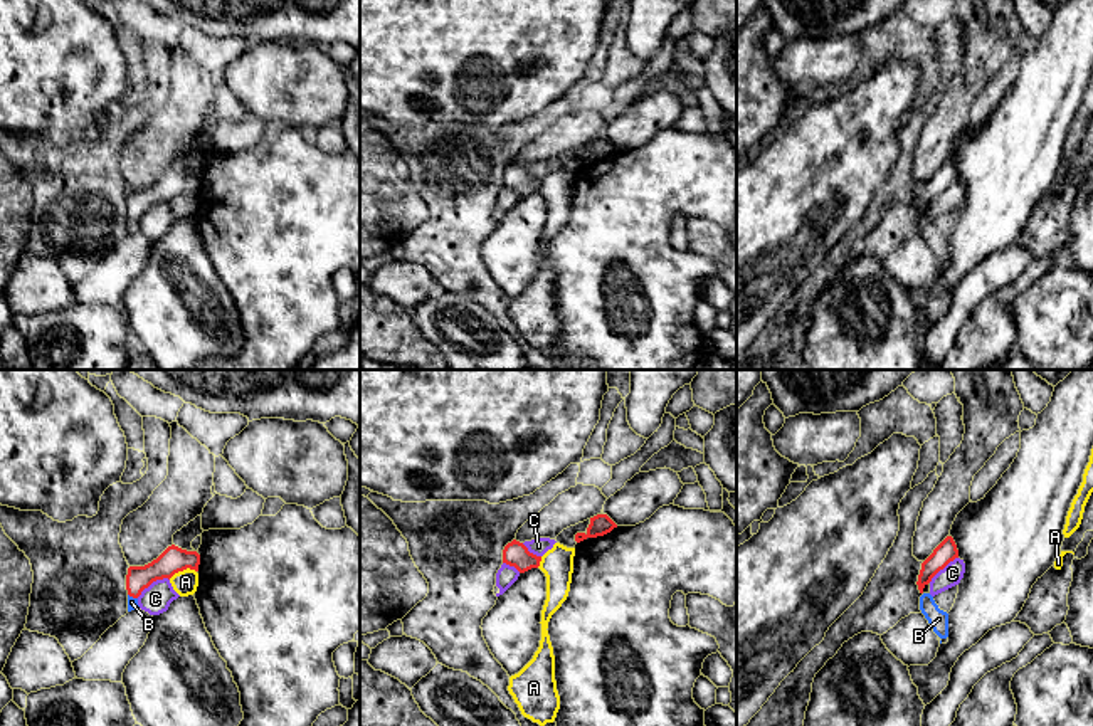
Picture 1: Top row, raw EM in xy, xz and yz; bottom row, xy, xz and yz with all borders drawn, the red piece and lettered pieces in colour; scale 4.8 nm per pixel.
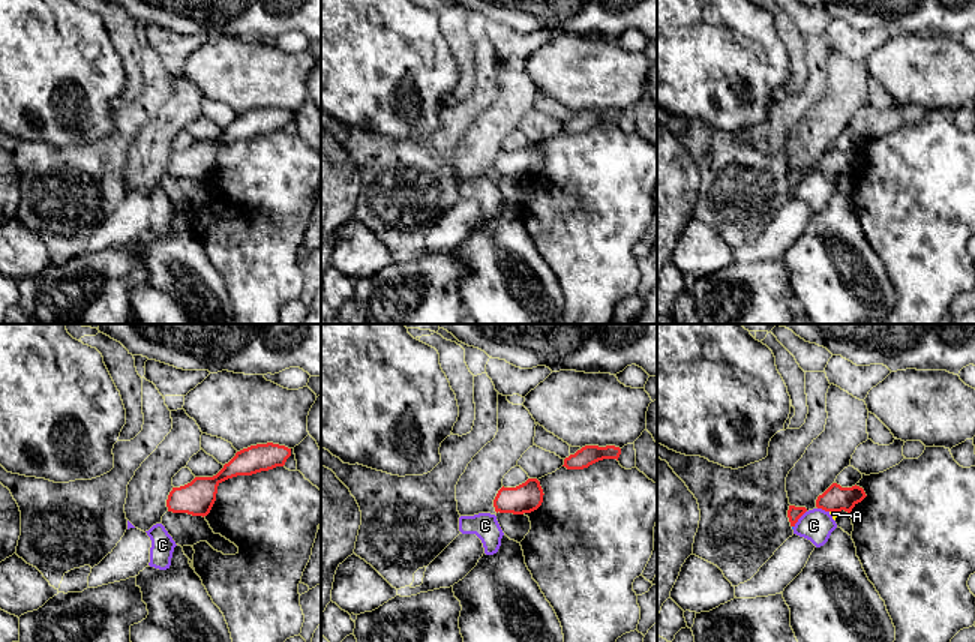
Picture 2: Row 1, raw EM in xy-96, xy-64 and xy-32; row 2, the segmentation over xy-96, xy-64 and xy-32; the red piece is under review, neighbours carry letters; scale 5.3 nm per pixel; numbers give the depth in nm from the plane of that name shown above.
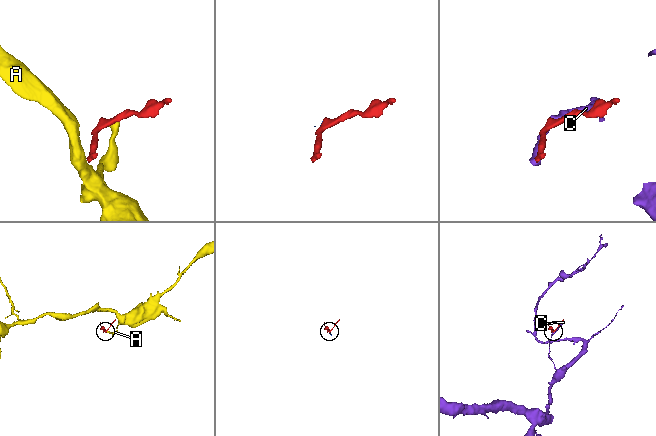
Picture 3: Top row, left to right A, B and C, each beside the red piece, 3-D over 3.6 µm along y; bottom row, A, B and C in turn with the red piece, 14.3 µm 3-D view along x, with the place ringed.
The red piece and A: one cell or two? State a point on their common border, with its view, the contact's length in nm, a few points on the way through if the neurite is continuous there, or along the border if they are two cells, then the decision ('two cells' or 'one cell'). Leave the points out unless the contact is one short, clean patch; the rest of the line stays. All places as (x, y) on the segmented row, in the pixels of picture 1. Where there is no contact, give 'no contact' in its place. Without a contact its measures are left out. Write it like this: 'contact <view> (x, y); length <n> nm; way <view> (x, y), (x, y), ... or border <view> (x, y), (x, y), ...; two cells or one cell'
contact xy (182, 570); length 140 nm; border xy (195, 570), (184, 568), (168, 578); two cells

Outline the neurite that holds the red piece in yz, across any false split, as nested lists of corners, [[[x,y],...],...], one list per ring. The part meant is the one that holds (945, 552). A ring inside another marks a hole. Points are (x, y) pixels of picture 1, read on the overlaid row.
[[[947,536],[921,563],[916,581],[920,593],[923,593],[923,588],[932,581],[932,578],[955,558],[958,558],[957,544],[952,536]]]

